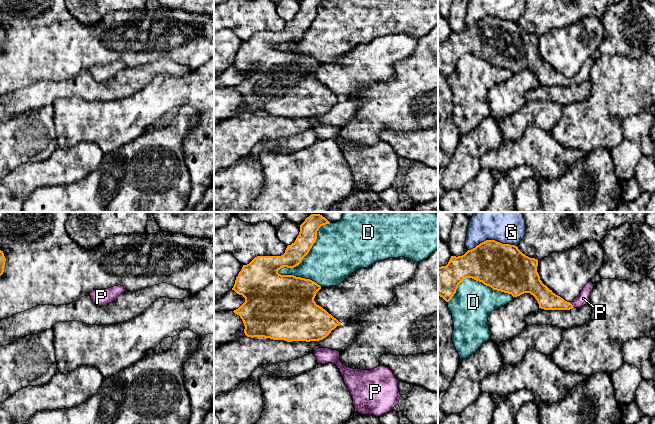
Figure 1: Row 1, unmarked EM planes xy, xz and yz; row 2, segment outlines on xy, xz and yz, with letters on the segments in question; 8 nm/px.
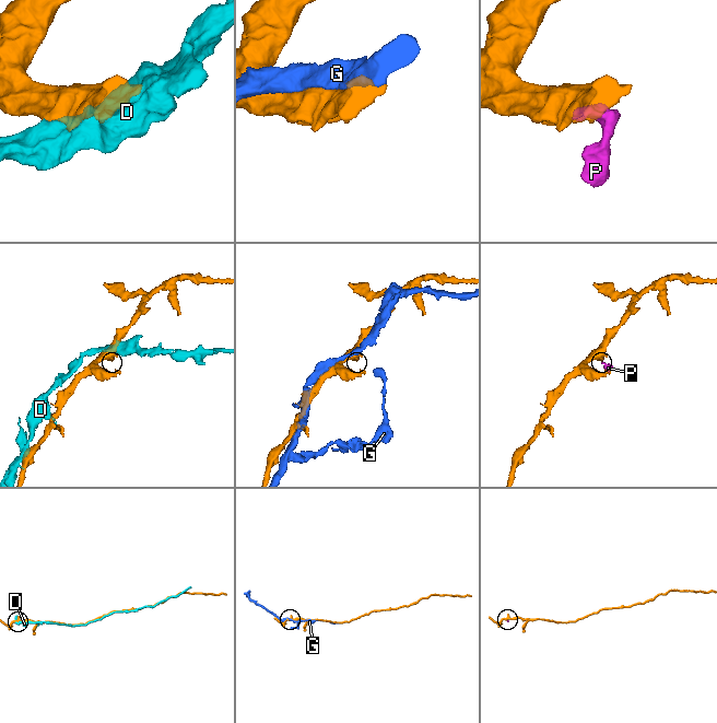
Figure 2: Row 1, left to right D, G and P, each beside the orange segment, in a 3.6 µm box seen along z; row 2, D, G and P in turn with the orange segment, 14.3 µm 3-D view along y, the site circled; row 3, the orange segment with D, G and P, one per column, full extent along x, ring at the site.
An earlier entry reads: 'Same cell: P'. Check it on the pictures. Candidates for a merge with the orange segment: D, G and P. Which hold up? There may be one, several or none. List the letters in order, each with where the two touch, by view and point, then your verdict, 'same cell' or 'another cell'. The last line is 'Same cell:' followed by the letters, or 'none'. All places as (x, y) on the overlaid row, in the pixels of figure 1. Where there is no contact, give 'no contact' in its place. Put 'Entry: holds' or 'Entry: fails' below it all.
D: xz (309, 250) | another cell
G: yz (492, 240) | another cell
P: yz (572, 305) | same cell
Same cell: P
Entry: holds

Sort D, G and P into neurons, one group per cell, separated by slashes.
D / G / P

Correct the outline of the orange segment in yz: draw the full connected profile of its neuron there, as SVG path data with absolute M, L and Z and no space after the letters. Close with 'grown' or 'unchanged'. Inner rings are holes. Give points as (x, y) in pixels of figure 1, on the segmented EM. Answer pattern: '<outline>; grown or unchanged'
M486 240L462 256L451 256L446 266L438 267L438 296L449 302L456 293L459 284L466 278L472 278L493 290L511 294L513 297L530 293L537 300L539 308L544 310L570 310L589 303L591 292L595 286L591 281L583 287L572 302L567 302L542 283L537 266L538 260L526 256L517 246Z; grown

